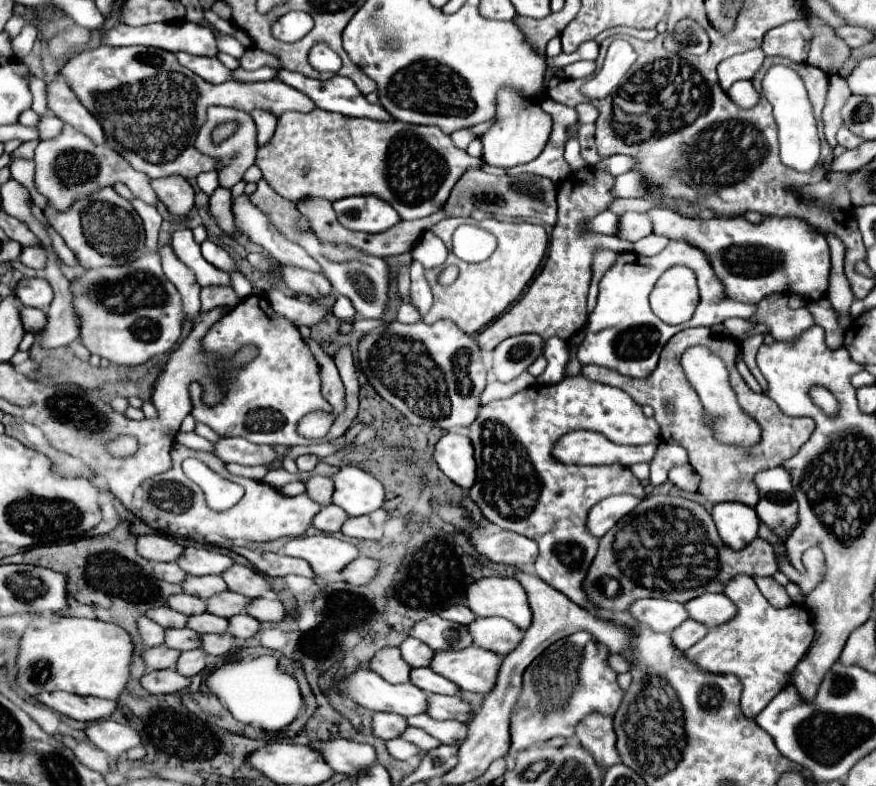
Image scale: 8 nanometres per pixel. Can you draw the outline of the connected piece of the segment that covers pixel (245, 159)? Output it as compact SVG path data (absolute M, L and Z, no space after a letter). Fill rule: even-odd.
M208 107L208 119L202 125L202 129L198 131L194 147L200 153L204 153L204 155L208 155L208 157L212 157L216 161L220 161L220 169L216 169L218 183L220 183L220 187L232 187L238 181L242 181L246 169L254 165L254 157L256 157L256 125L254 125L254 119L250 117L250 113L240 111L240 109L232 109L232 107ZM222 121L238 121L240 127L238 127L238 131L230 139L222 141L220 145L214 145L212 139L210 139L210 133L212 133L214 125L218 125Z

